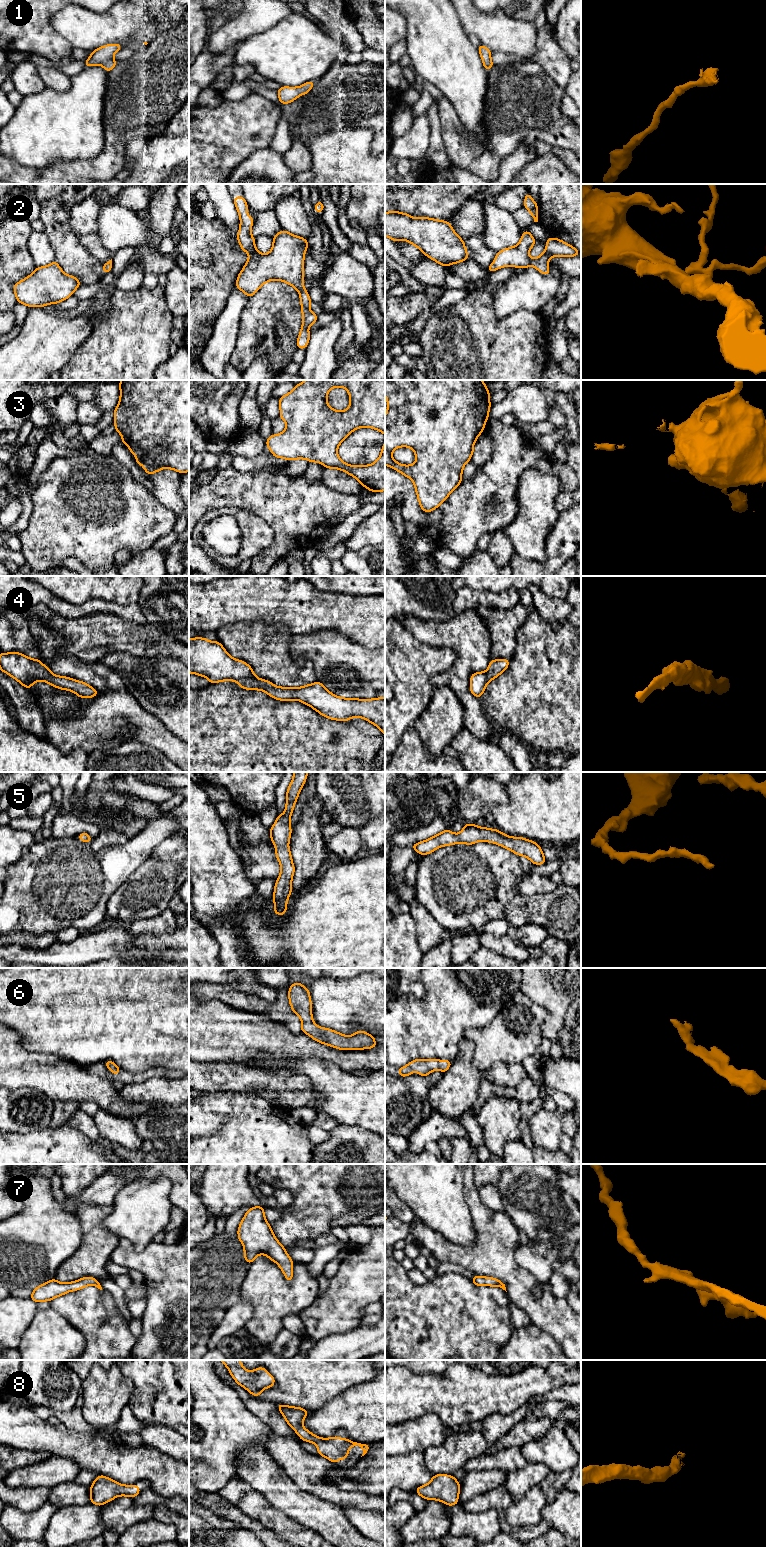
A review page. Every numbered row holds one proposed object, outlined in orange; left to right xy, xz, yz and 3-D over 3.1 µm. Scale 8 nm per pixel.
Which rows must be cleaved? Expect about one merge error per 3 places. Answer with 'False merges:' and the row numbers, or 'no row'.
False merges: 3

